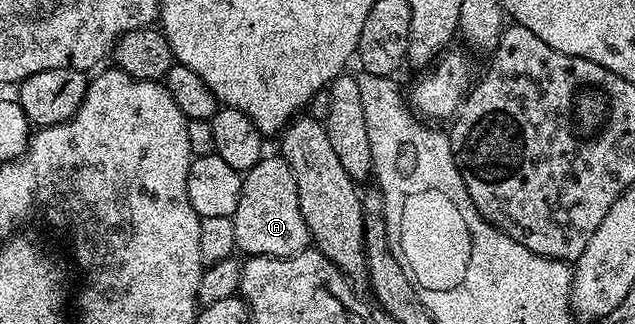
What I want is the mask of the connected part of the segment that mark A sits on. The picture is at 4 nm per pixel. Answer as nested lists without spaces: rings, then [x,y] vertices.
[[[279,154],[262,155],[258,164],[244,173],[239,206],[233,211],[235,242],[246,257],[297,256],[310,247],[311,241],[303,210],[299,210],[299,190],[291,166]]]

